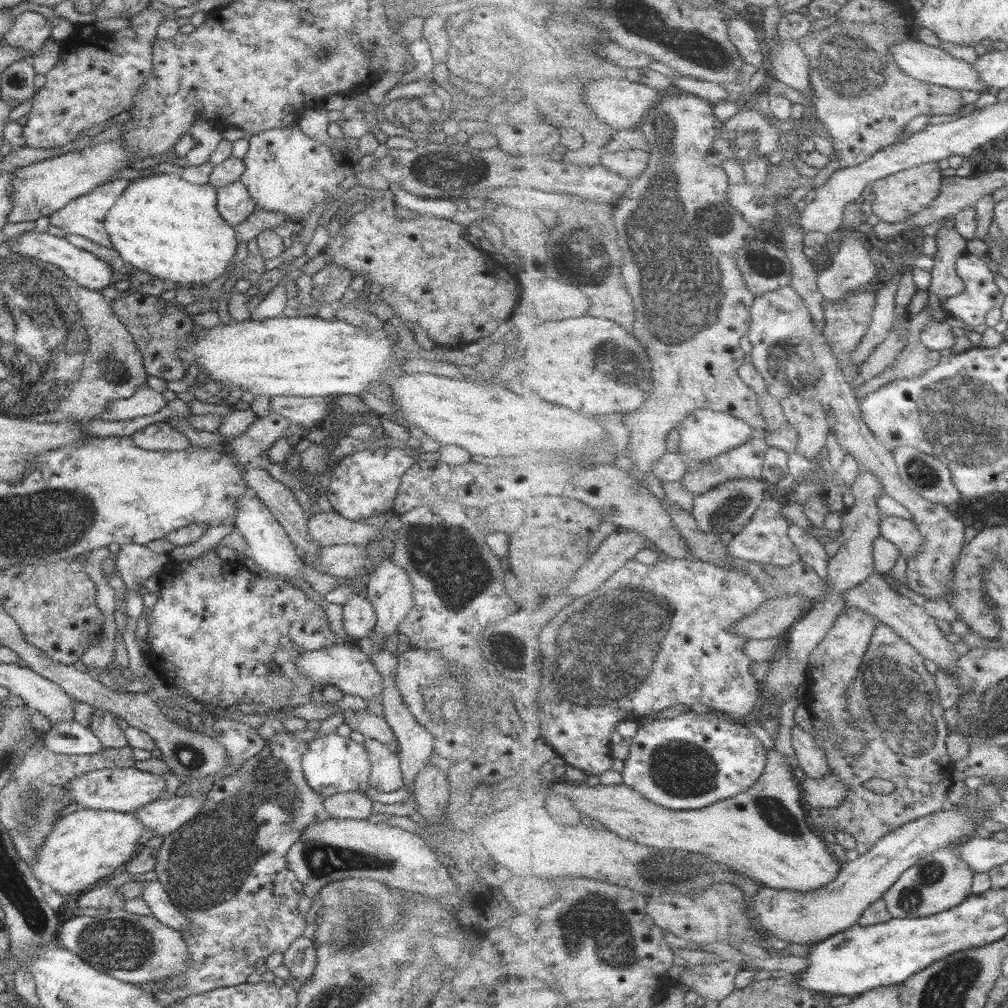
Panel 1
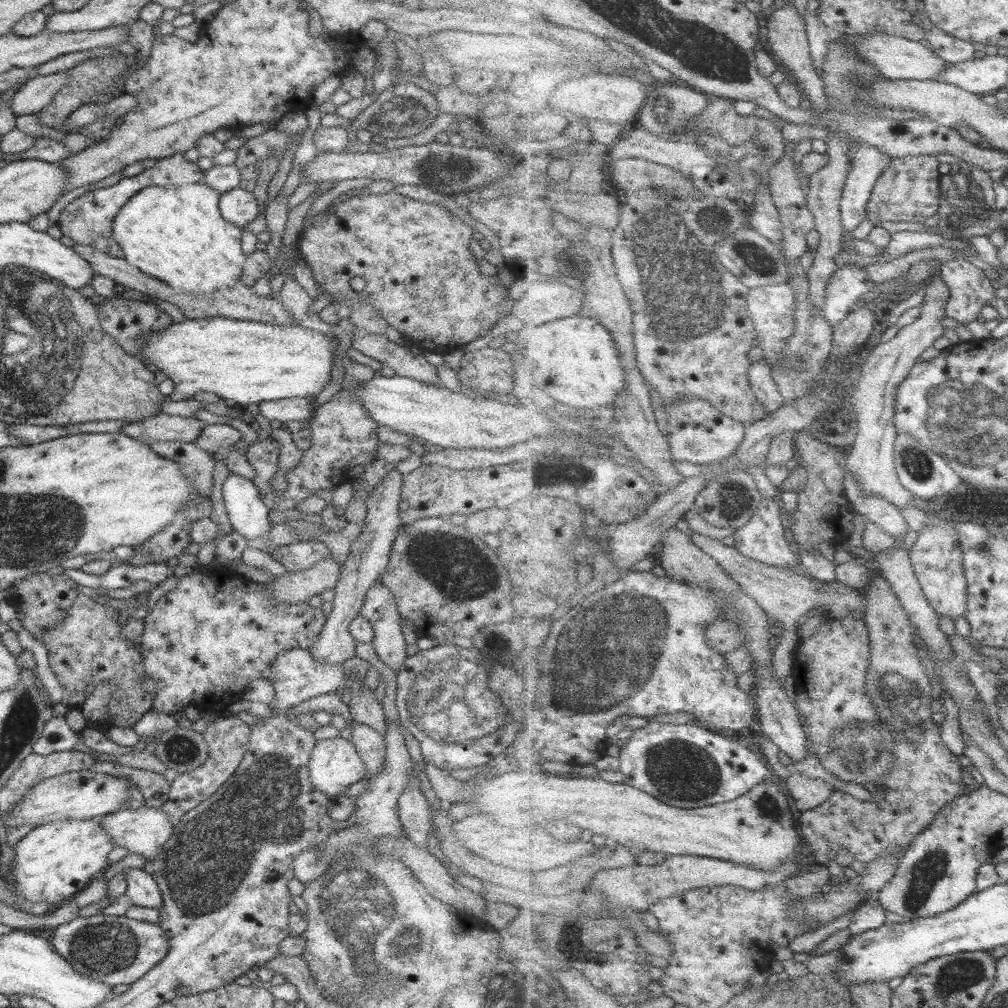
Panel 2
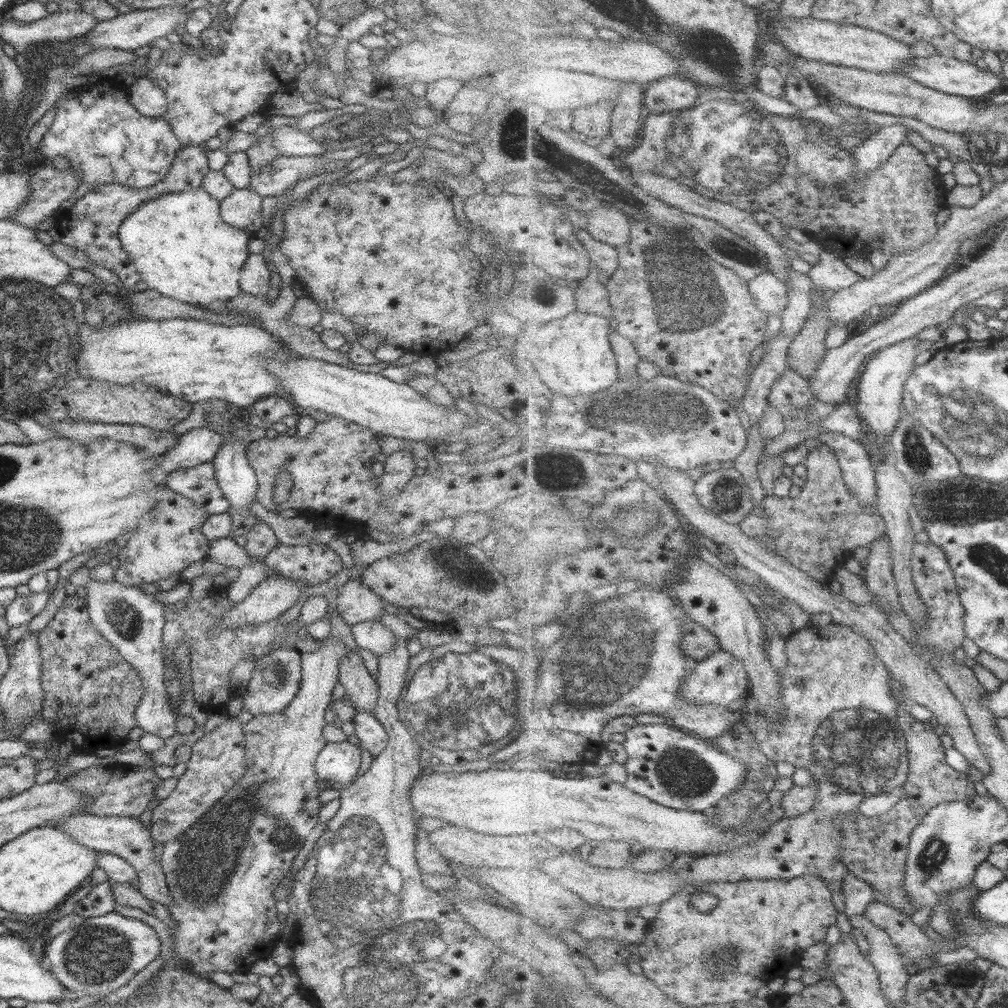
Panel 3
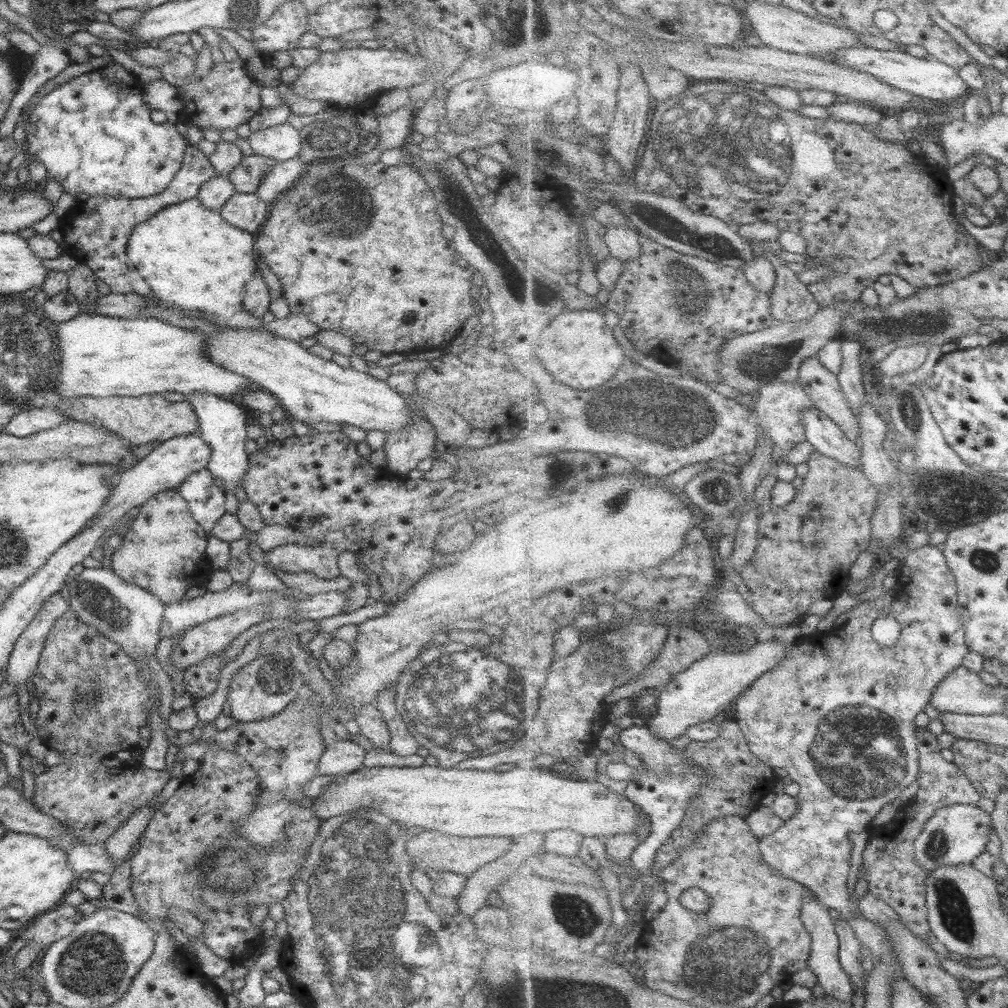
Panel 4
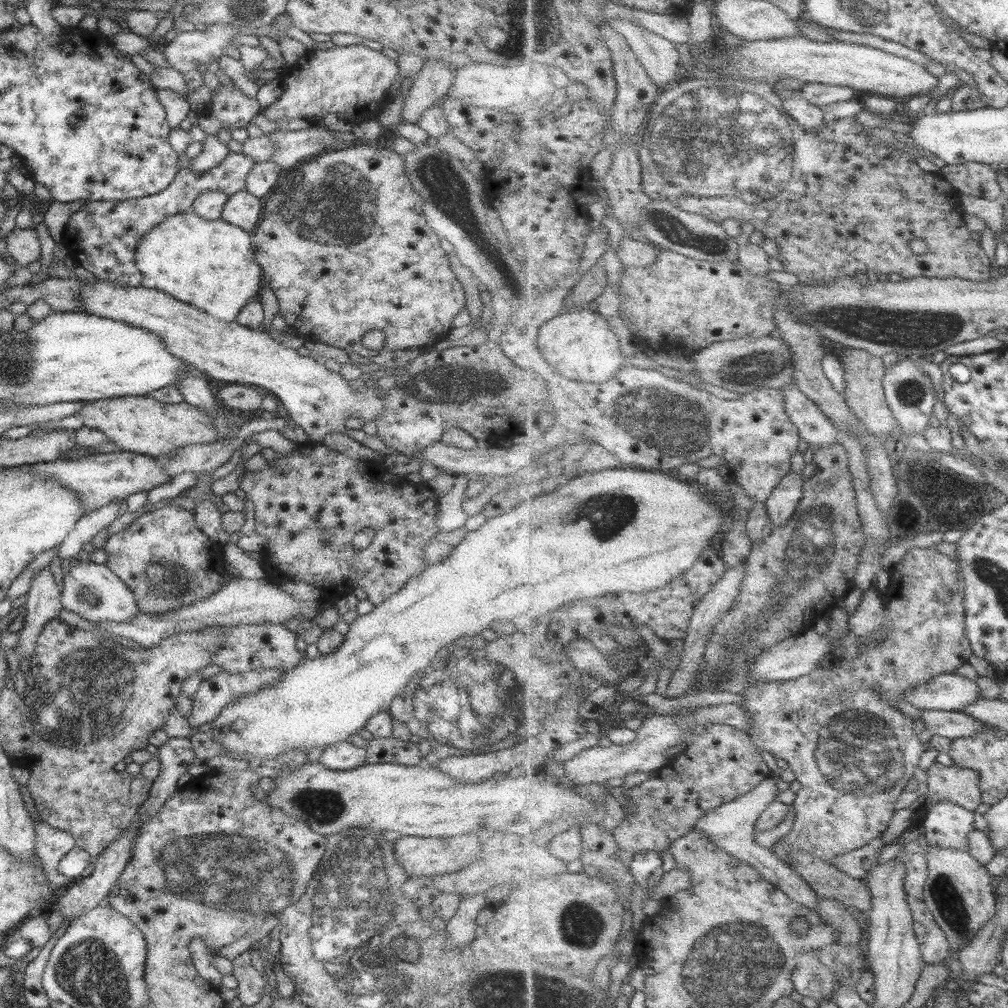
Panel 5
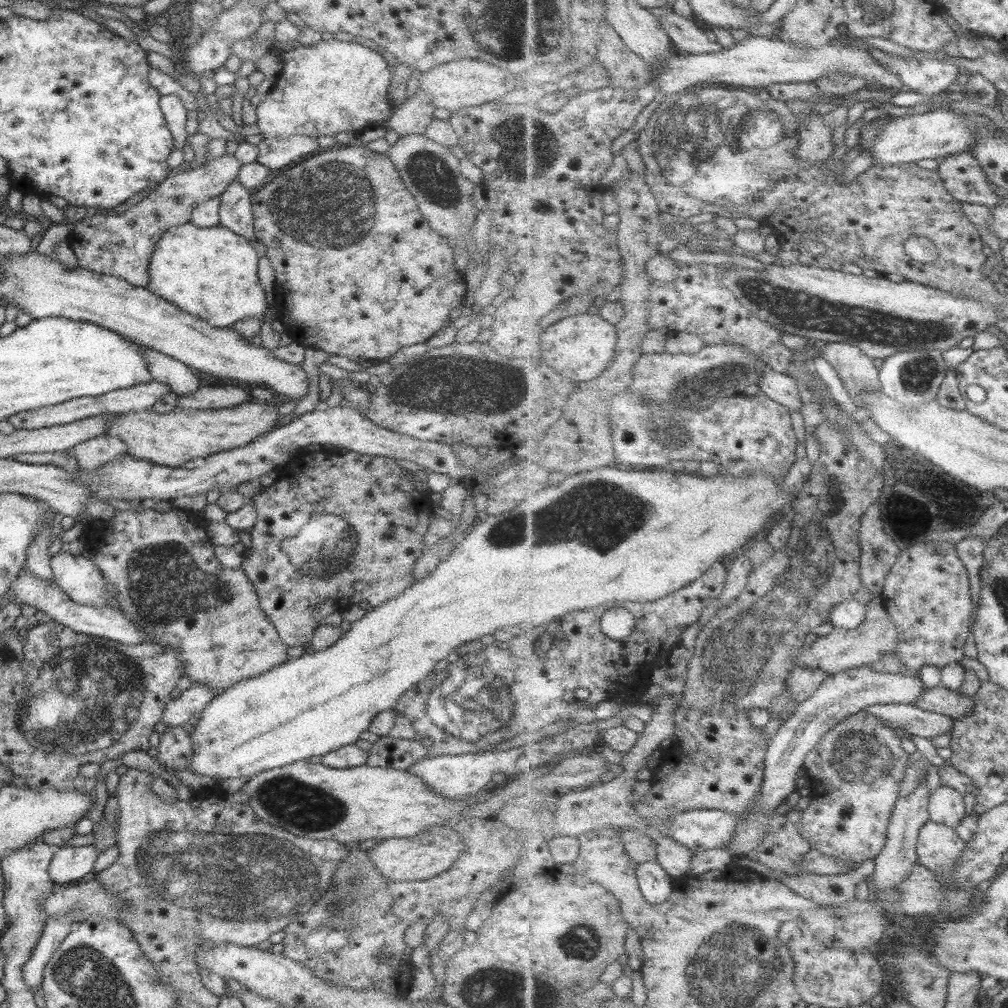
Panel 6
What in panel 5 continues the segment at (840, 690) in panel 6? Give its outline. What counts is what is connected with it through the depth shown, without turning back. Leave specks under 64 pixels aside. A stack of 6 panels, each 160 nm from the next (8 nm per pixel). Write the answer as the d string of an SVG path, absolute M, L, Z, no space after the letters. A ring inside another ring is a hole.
M943 673L921 686L910 688L903 696L905 701L919 709L945 709L963 711L966 706L982 699L979 684L973 680L965 679L956 673ZM771 772L771 775L767 776L762 783L759 783L746 795L741 795L730 803L722 804L720 807L703 813L703 816L699 817L694 828L706 832L719 848L726 850L739 860L747 862L747 865L751 865L751 867L759 870L763 879L782 889L791 900L799 902L805 908L809 908L811 912L817 913L819 895L815 893L815 890L798 875L795 869L787 866L785 861L782 861L772 848L759 846L755 842L755 838L753 838L756 823L761 818L761 815L770 807L772 802L777 800L777 794L780 793L779 788L777 788L777 780L779 779L779 774Z

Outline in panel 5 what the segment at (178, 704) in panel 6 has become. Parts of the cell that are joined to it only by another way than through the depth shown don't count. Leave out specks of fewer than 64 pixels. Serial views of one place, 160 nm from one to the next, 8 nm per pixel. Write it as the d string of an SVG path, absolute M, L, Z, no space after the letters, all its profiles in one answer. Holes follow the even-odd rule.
M276 668L227 674L220 672L203 679L192 696L188 717L189 727L211 722L233 699L255 692L259 687L277 684L284 671Z

